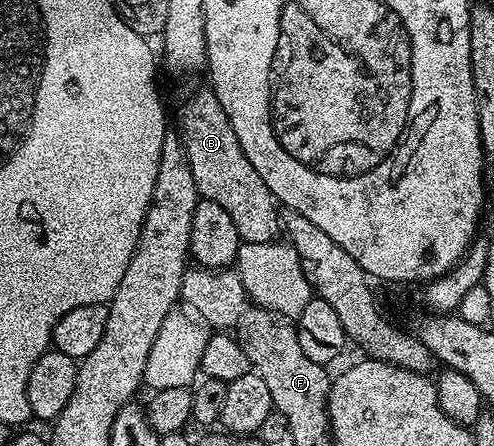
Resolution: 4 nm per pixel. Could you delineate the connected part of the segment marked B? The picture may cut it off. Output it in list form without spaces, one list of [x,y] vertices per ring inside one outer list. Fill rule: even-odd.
[[[212,88],[195,91],[182,104],[179,130],[198,195],[219,204],[219,208],[231,216],[242,242],[267,244],[278,241],[283,227],[277,197],[267,184],[263,184],[263,176],[255,172],[255,164],[247,160],[247,152],[243,152],[243,144],[239,144],[239,136],[235,136],[235,128],[231,128],[231,120],[227,112],[223,112],[223,104],[219,104]]]

